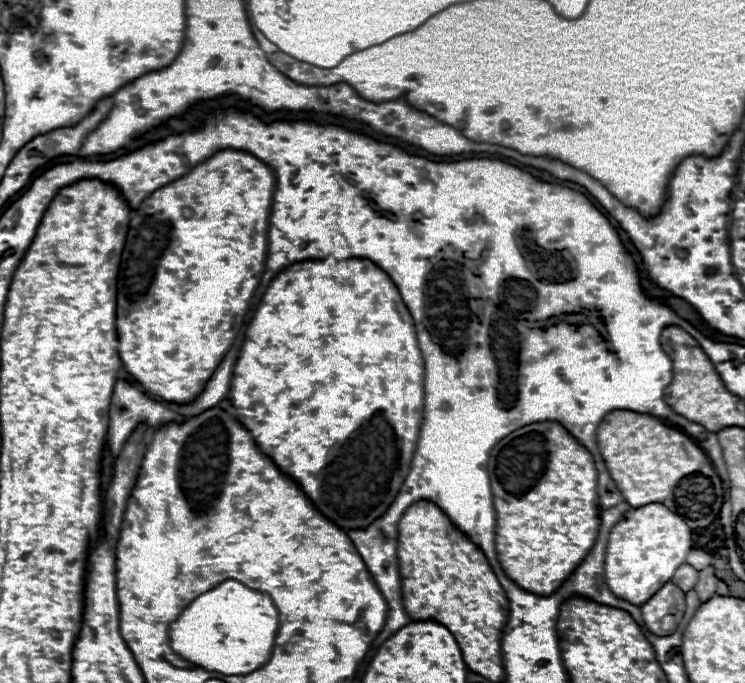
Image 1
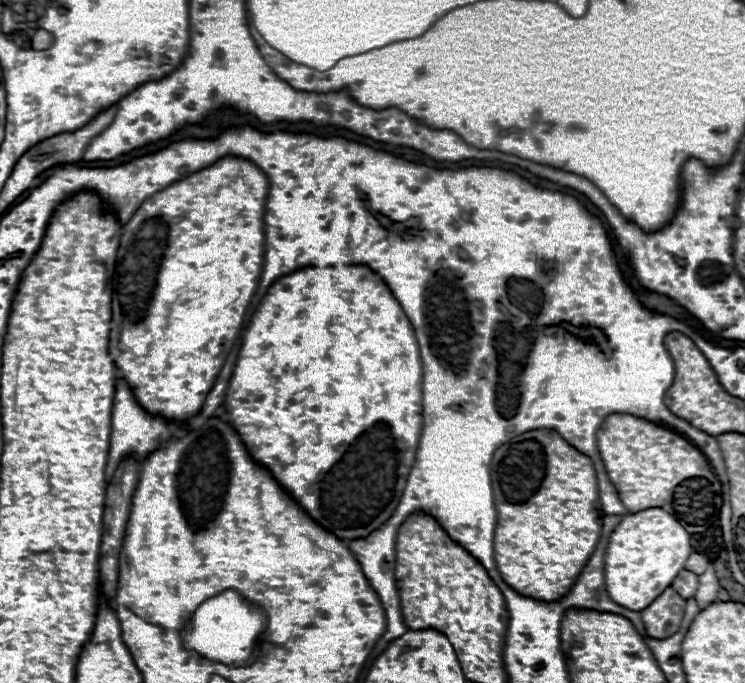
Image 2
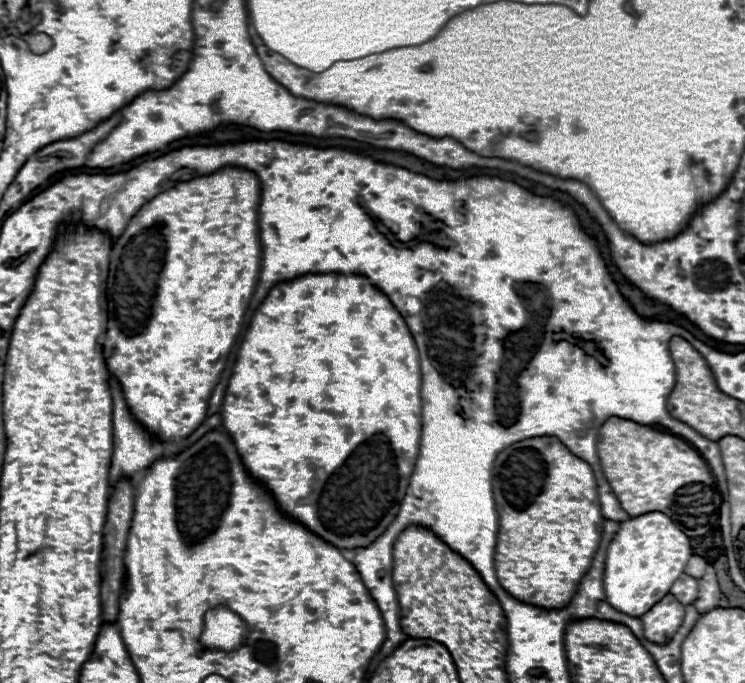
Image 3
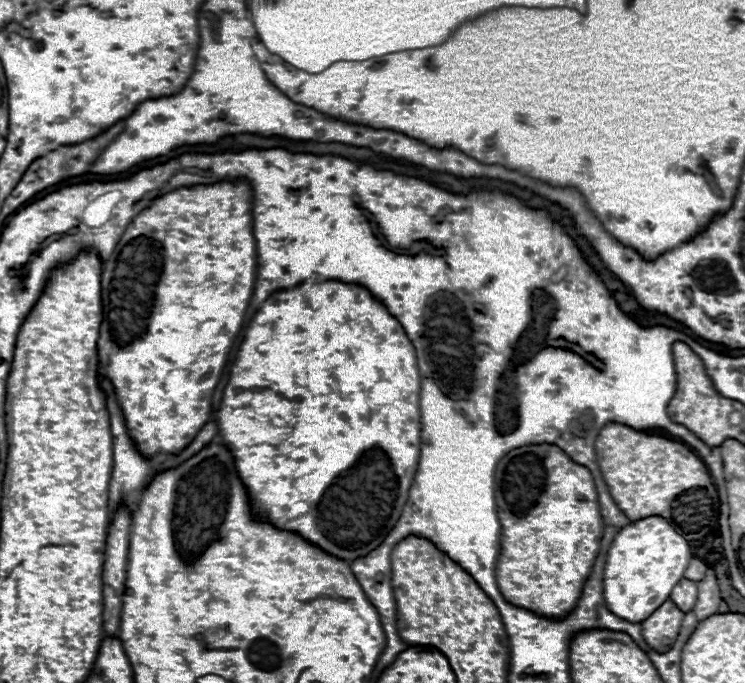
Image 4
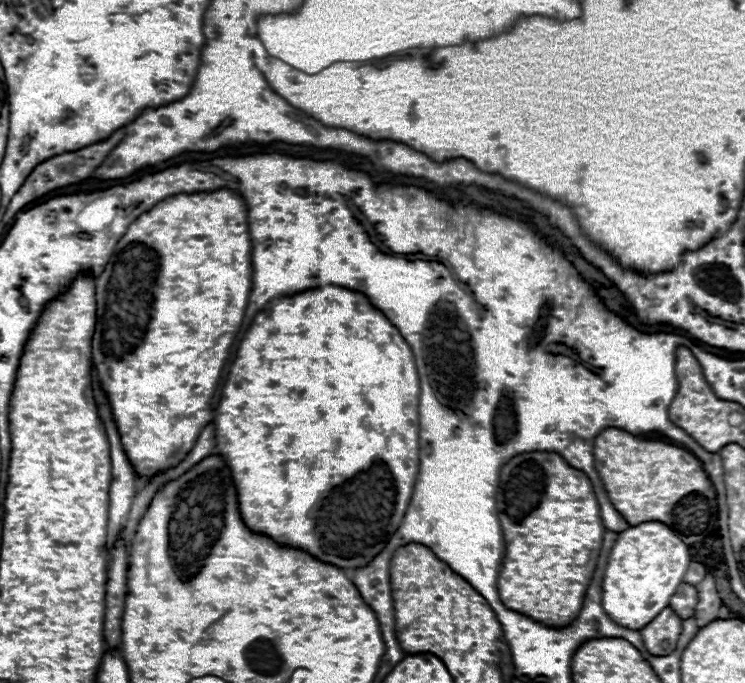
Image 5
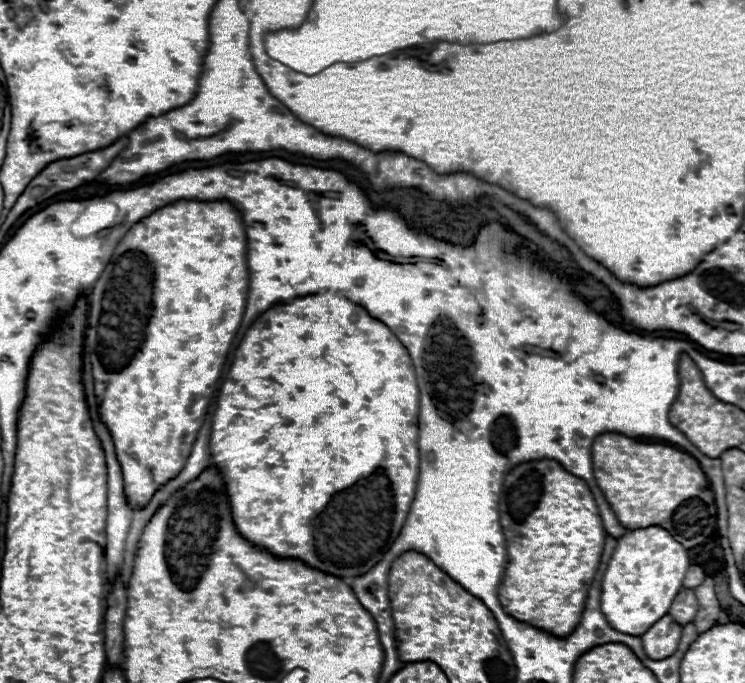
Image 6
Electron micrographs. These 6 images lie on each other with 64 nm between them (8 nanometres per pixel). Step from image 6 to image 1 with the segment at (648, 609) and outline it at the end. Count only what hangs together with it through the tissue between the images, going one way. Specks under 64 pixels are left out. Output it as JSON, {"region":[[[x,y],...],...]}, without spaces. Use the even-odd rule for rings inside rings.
{"region":[[[644,504],[624,512],[620,522],[610,530],[606,544],[606,584],[618,596],[632,604],[644,604],[660,590],[674,572],[686,562],[692,550],[690,528],[664,504]]]}

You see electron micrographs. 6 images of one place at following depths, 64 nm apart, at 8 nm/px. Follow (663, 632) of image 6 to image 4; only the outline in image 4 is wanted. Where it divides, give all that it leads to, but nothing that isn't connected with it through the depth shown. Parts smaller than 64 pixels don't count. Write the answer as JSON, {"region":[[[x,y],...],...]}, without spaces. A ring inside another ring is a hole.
{"region":[[[668,598],[660,608],[656,608],[656,612],[652,612],[652,616],[648,616],[648,620],[644,620],[642,624],[644,640],[654,650],[666,652],[674,644],[680,632],[682,618],[684,618],[684,612],[680,612],[676,604],[672,604],[672,600]]]}

